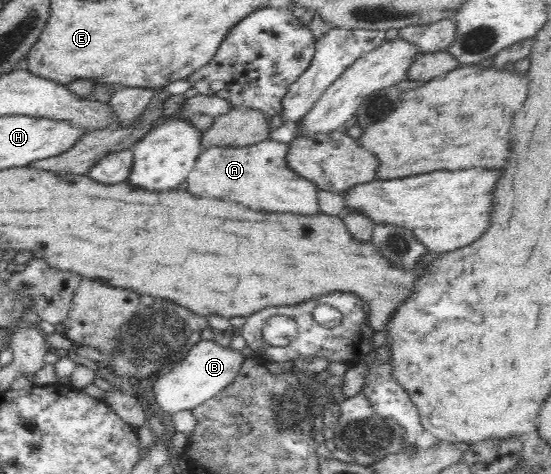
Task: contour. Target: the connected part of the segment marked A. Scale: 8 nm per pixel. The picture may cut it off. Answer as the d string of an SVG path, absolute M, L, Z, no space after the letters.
M268 138L249 146L209 146L197 158L187 176L189 192L199 198L221 198L239 202L251 210L317 214L317 186L287 164L289 143Z

